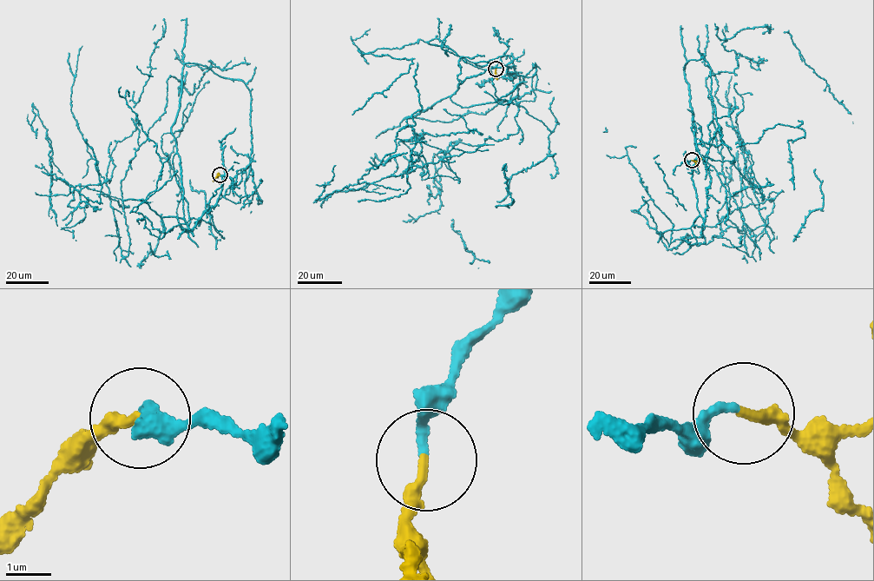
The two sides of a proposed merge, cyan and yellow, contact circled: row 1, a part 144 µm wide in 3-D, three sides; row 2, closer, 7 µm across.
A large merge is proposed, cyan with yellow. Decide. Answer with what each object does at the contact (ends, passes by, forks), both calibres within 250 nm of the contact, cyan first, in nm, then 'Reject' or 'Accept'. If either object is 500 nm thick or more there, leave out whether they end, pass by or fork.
At the ring cyan ends. At the ring yellow ends. Thickness 200 nm (cyan) against 240 nm. Accept

